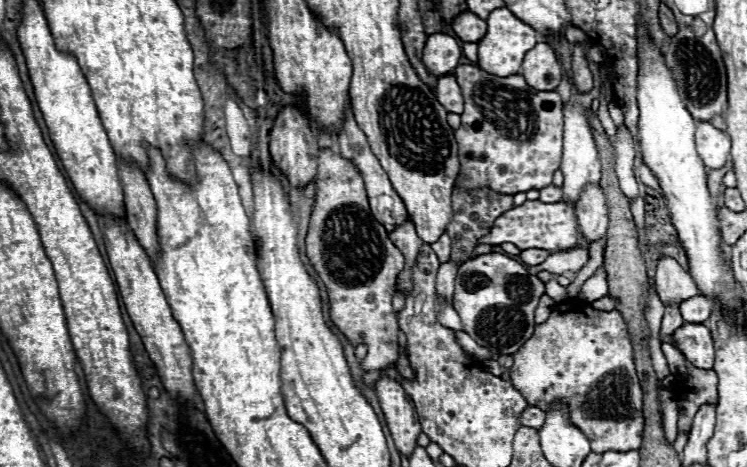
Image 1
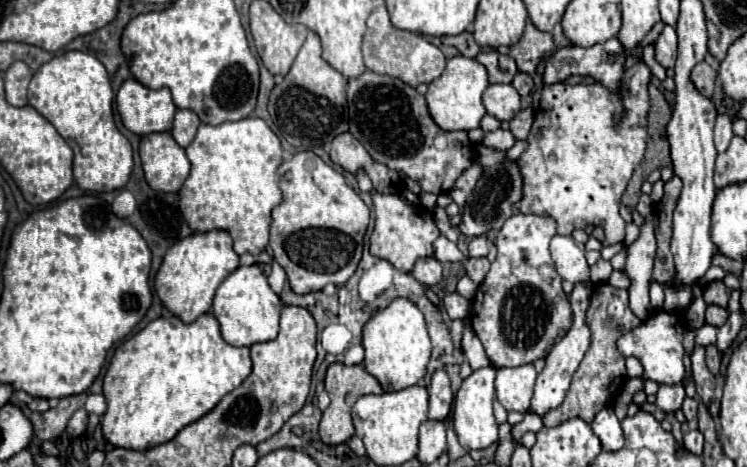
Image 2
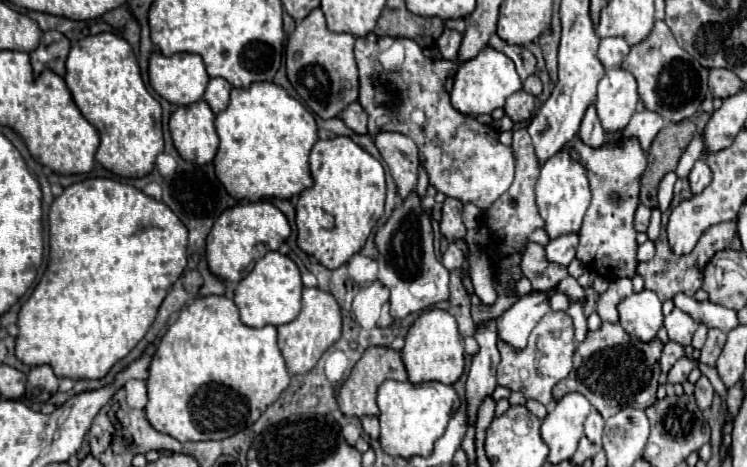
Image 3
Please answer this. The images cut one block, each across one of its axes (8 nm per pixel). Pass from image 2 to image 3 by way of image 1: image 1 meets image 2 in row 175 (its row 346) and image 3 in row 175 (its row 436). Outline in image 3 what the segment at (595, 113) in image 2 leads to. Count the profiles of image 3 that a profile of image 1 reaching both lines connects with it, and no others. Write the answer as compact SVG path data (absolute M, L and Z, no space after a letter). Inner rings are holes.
M578 136L566 144L570 152L584 162L586 174L590 178L592 202L584 216L580 228L580 244L576 258L606 280L632 278L636 274L636 230L634 230L634 212L638 208L638 190L640 178L646 170L646 152L640 148L636 138L620 144L602 146L602 150L586 150Z

